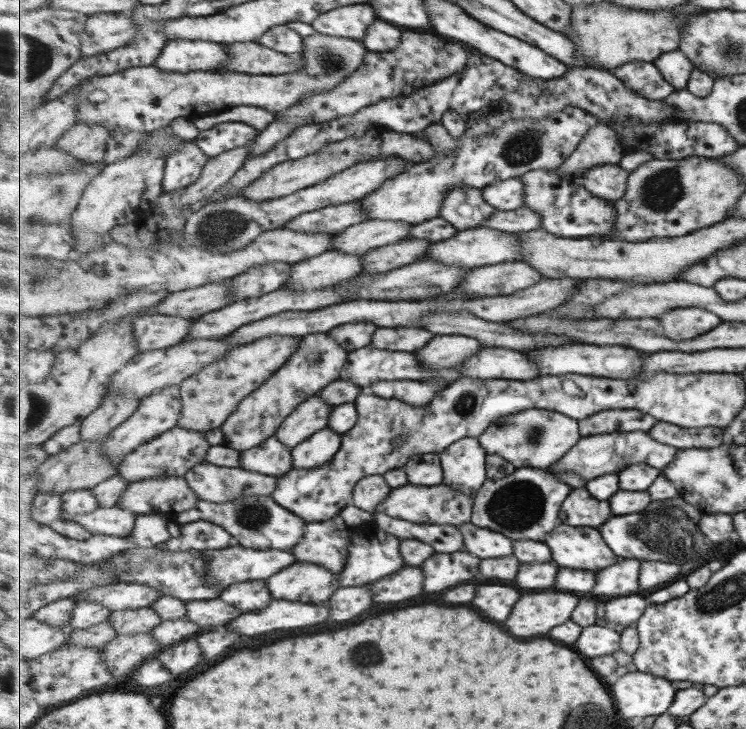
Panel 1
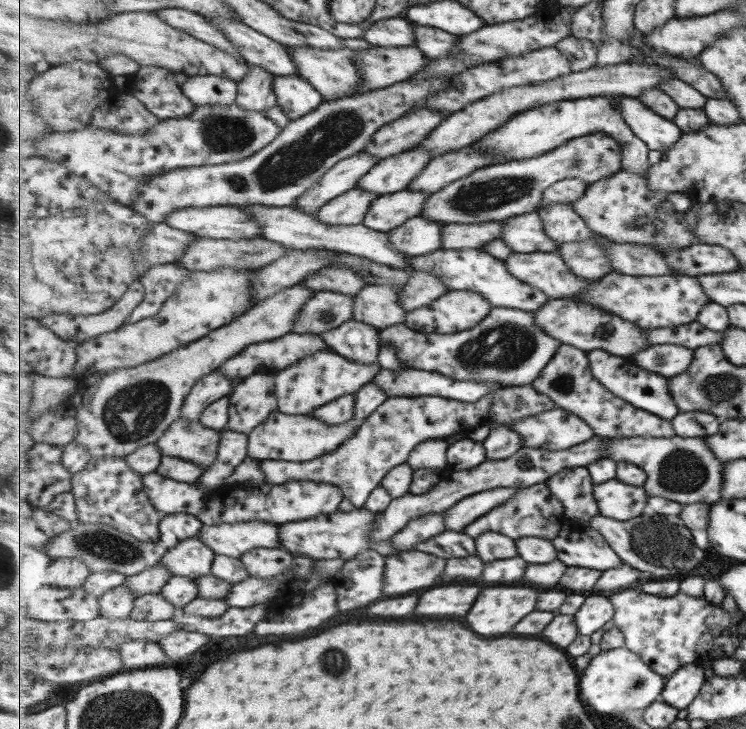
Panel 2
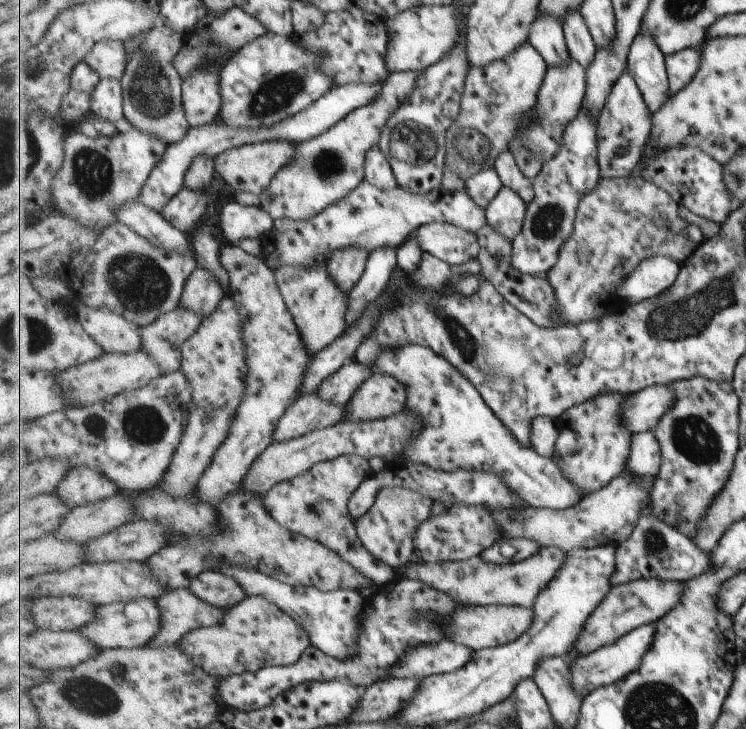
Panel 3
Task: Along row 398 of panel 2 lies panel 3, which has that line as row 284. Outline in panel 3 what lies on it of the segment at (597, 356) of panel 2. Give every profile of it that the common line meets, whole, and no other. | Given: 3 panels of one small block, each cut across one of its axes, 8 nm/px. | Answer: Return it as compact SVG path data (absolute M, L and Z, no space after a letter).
M663 255L649 258L627 278L619 288L619 294L627 298L627 304L655 298L675 284L681 267L676 260Z

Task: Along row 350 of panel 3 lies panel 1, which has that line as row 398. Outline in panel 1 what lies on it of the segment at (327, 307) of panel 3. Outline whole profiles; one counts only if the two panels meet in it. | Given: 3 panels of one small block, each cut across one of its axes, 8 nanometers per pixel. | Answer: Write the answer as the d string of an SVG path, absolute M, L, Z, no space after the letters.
M319 394L308 397L285 419L283 426L280 427L281 432L277 432L275 435L281 436L281 440L285 440L285 444L289 444L289 448L299 446L301 442L305 442L319 430L327 428L332 412L329 410L329 406L331 404L328 404L328 401L325 401Z

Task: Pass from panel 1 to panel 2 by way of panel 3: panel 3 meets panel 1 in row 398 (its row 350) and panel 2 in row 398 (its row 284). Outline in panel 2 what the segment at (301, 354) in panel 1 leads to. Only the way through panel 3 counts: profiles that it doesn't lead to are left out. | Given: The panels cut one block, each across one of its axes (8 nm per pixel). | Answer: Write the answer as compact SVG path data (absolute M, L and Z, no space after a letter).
M271 372L257 373L237 382L230 395L227 429L249 434L280 408L276 378Z

